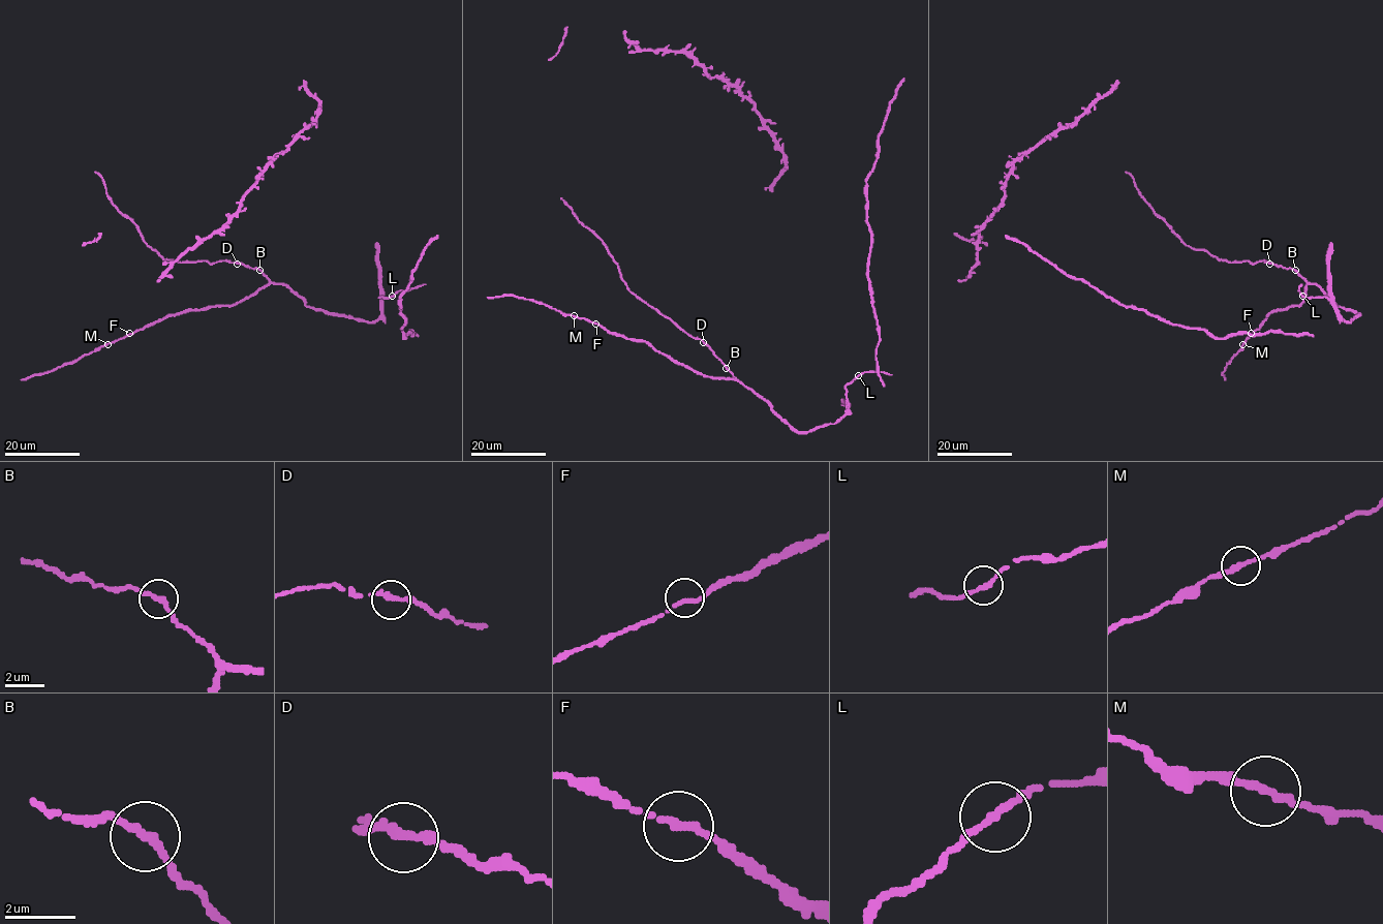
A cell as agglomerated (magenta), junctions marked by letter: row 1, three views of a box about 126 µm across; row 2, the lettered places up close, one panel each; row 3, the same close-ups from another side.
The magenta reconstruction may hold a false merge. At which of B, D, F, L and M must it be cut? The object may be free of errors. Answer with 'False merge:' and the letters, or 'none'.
False merge: none

